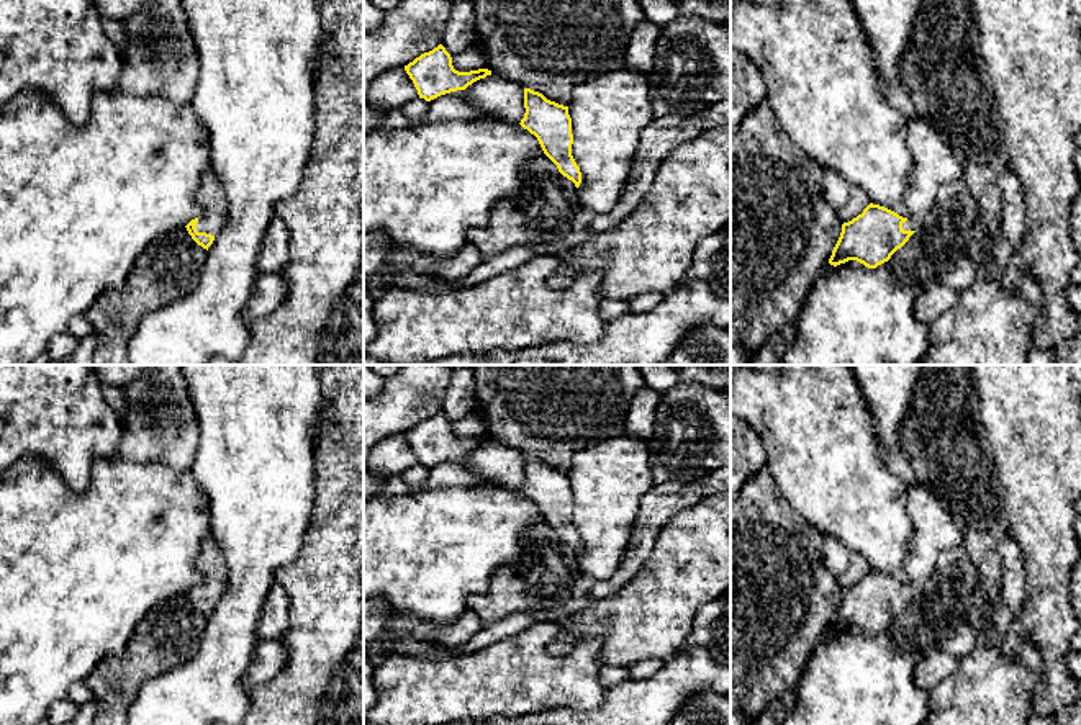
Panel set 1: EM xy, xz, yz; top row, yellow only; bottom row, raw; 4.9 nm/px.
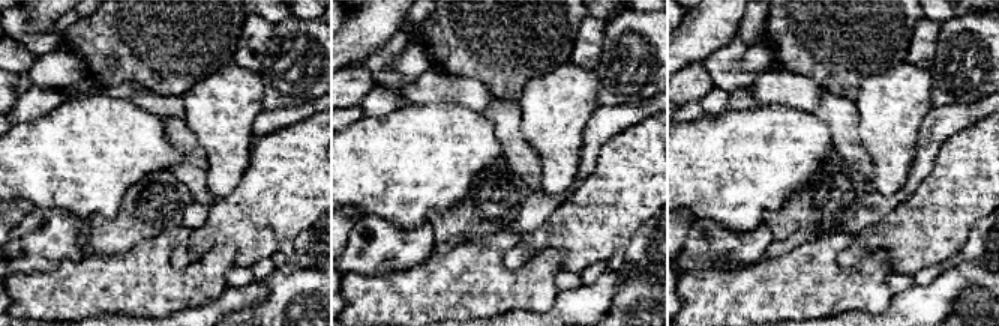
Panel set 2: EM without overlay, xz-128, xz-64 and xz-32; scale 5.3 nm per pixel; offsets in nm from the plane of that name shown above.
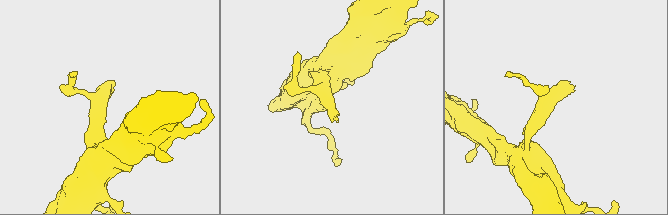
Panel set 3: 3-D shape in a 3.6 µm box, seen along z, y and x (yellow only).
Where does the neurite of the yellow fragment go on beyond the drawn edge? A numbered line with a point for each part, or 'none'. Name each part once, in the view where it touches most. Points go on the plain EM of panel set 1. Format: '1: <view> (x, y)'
1: xy (212, 565)

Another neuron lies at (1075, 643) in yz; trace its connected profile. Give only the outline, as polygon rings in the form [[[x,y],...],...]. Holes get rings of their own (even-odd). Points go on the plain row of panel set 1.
[[[1081,558],[1073,568],[1073,574],[1071,574],[1071,601],[1076,610],[1078,628],[1071,637],[1070,646],[1071,650],[1081,651]]]

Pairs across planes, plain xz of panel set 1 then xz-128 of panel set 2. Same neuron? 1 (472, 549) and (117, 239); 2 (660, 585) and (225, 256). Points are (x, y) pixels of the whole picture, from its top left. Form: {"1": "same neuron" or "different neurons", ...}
{"1": "different neurons", "2": "different neurons"}

